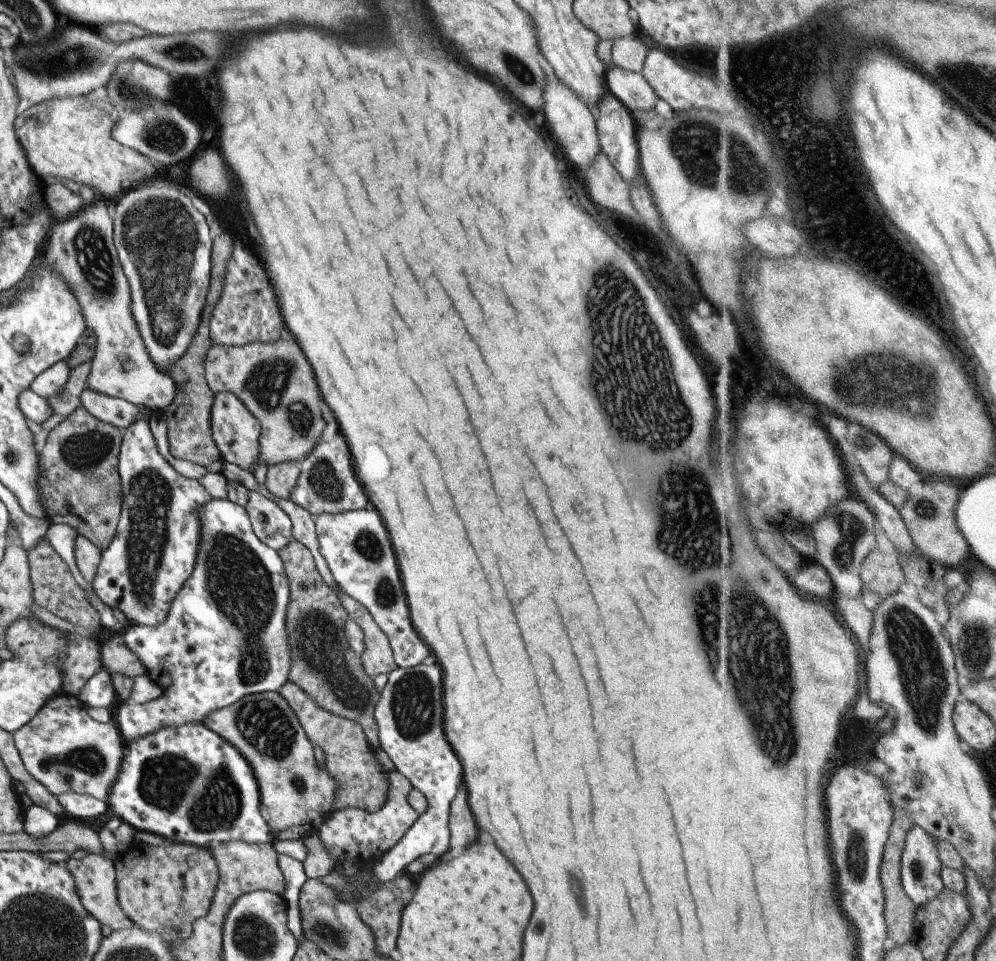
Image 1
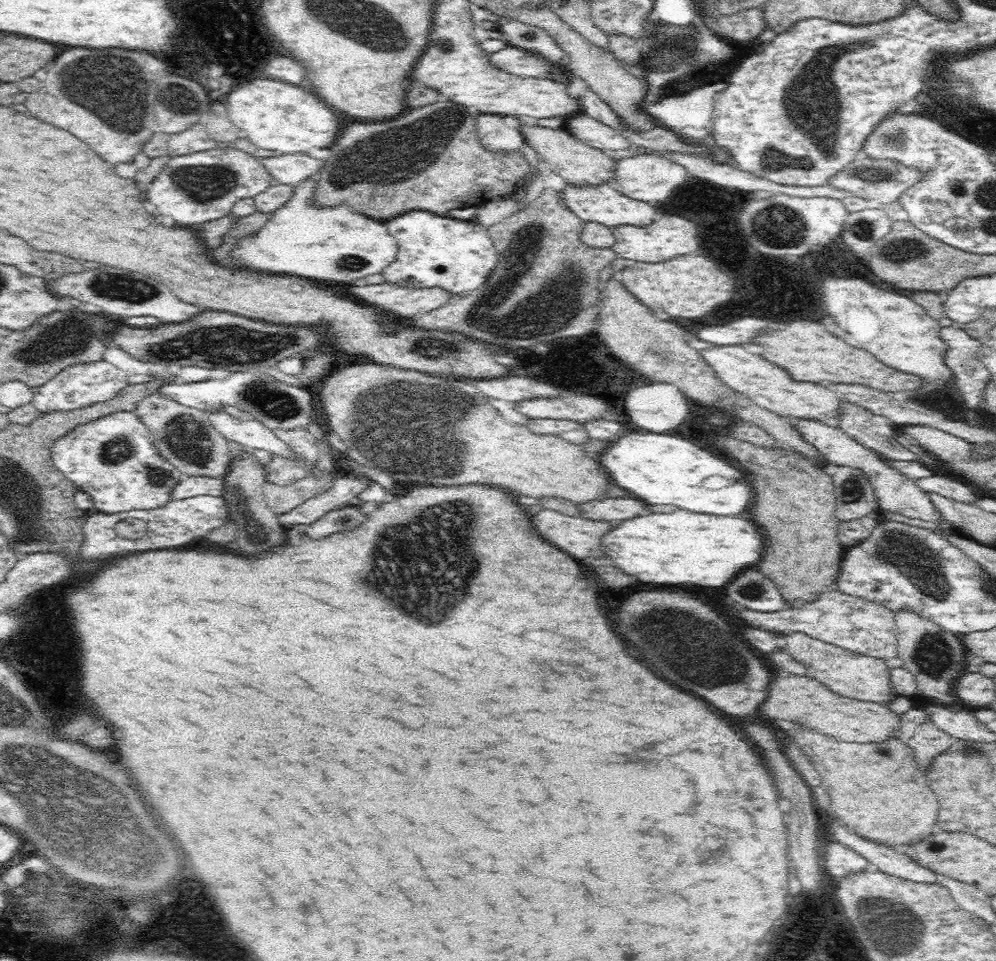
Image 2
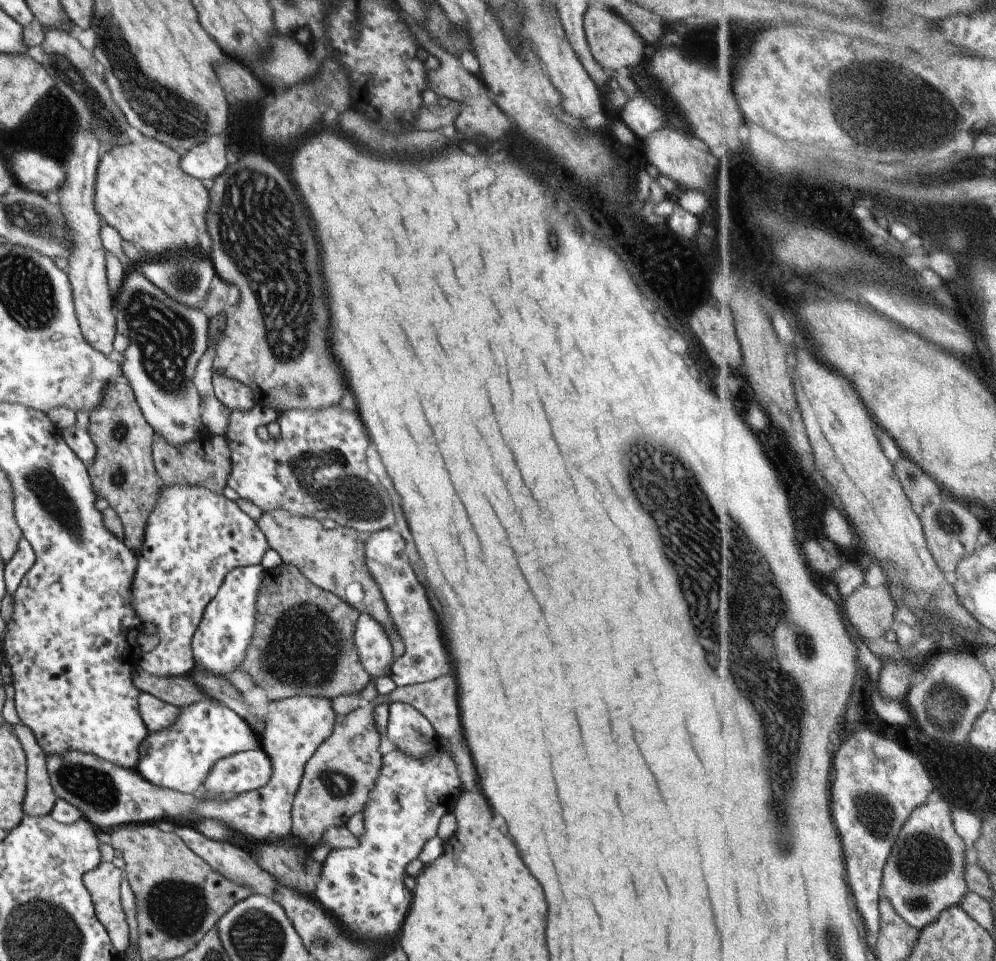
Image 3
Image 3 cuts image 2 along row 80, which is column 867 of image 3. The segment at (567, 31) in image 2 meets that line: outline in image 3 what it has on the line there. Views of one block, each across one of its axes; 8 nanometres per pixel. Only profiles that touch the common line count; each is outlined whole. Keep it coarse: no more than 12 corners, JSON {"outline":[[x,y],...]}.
{"outline":[[863,585],[845,616],[867,643],[889,632],[897,602],[888,586]]}

